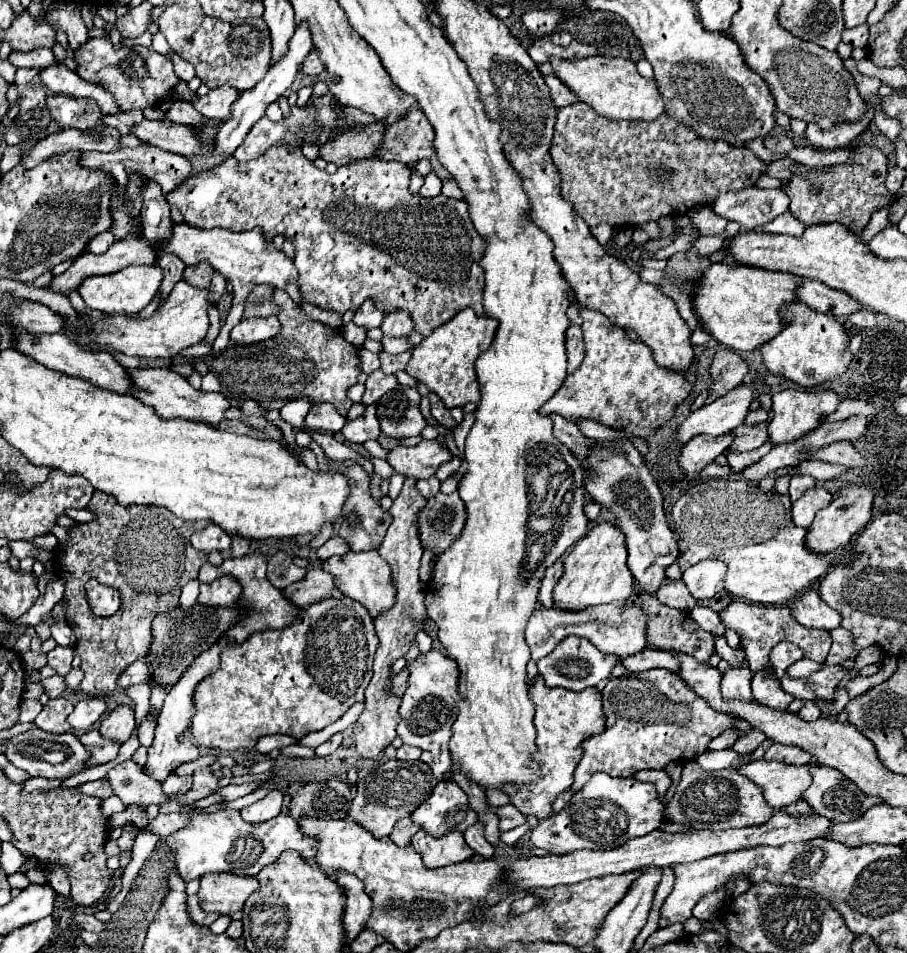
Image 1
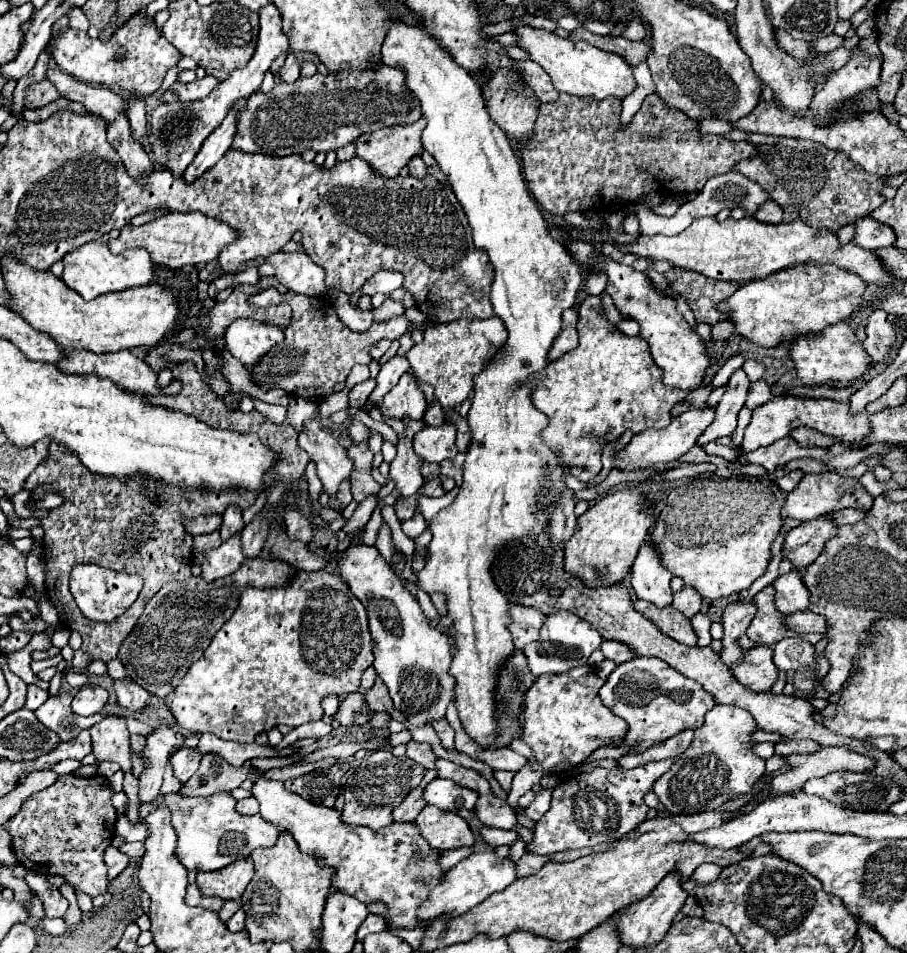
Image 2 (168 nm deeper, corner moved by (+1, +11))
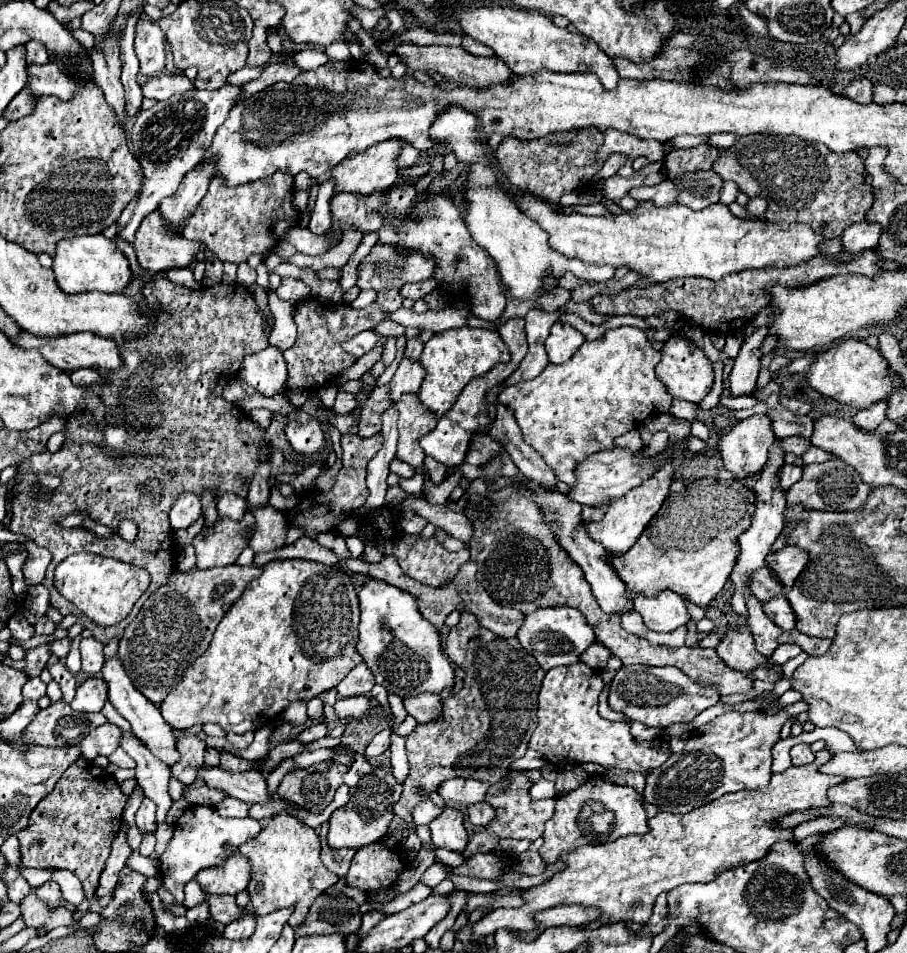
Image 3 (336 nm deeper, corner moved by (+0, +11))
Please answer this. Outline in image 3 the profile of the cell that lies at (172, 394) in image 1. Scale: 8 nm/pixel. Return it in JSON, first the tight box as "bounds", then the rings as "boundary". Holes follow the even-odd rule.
{"bounds":[14,331,120,371],"boundary":[[[22,331],[18,335],[18,339],[14,341],[14,345],[22,347],[22,349],[38,349],[50,365],[64,369],[64,371],[74,371],[74,369],[92,367],[92,365],[98,365],[104,369],[118,369],[118,365],[120,365],[116,341],[98,337],[94,333],[72,333],[68,337],[34,337],[32,333]]]}

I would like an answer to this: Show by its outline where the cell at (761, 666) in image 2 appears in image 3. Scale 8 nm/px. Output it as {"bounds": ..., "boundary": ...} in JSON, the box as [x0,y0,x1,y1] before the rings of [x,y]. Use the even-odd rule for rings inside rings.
{"bounds":[716,627,770,673],"boundary":[[[748,627],[726,629],[716,647],[716,653],[730,669],[738,669],[742,673],[754,671],[756,667],[770,665],[770,659],[762,657],[762,653],[756,651],[754,639]]]}

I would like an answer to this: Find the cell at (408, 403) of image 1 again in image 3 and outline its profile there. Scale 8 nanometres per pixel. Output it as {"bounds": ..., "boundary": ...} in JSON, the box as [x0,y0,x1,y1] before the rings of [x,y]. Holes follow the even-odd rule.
{"bounds":[390,357,426,401],"boundary":[[[404,357],[390,381],[390,399],[398,401],[404,393],[418,393],[424,377],[426,369],[422,367],[422,363]]]}

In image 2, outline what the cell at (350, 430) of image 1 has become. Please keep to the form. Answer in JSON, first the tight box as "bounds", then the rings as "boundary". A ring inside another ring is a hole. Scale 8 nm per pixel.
{"bounds":[369,355,409,403],"boundary":[[[399,355],[391,357],[385,365],[381,365],[381,371],[379,371],[379,375],[377,375],[377,387],[375,387],[375,391],[369,395],[369,401],[371,401],[371,403],[381,403],[383,397],[385,397],[385,393],[391,391],[393,385],[397,385],[399,377],[401,377],[407,369],[409,369],[409,361],[407,361],[405,357],[399,357]]]}

